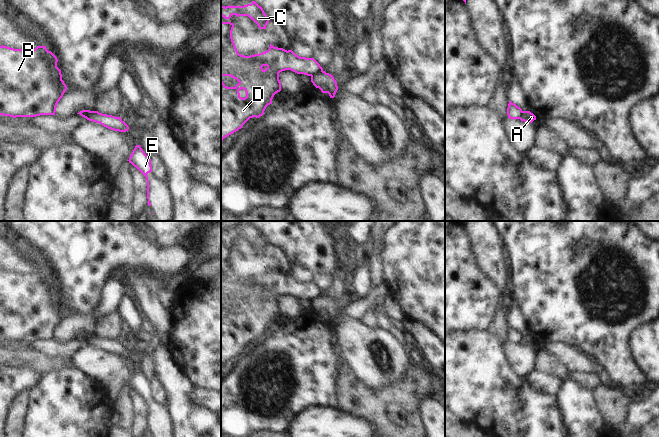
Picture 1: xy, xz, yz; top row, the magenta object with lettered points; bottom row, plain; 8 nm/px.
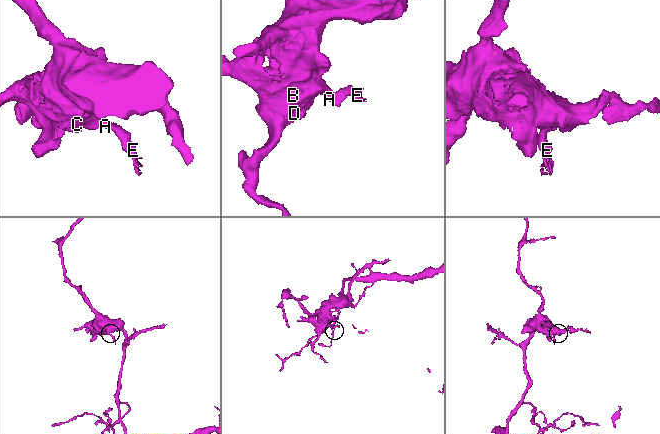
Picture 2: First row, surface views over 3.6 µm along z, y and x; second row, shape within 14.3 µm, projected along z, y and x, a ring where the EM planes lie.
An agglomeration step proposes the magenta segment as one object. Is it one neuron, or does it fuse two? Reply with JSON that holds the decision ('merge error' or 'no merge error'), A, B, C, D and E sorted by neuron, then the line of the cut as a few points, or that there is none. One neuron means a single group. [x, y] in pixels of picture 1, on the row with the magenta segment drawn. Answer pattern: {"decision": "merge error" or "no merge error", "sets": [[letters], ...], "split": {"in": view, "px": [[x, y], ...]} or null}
{"decision": "merge error", "sets": [["A", "E"], ["B", "C", "D"]], "split": {"in": "xz", "px": [[322, 70], [311, 76]]}}

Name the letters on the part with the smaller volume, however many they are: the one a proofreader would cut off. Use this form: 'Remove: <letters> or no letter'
Remove: A, E

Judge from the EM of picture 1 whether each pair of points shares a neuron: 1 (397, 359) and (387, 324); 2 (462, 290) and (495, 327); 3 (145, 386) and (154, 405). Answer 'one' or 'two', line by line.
1: two
2: two
3: one

